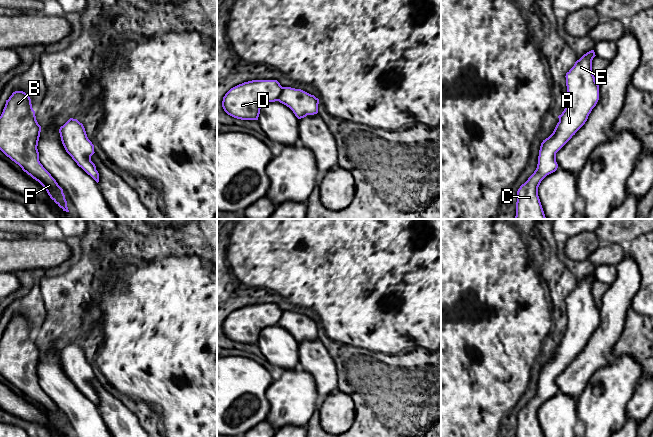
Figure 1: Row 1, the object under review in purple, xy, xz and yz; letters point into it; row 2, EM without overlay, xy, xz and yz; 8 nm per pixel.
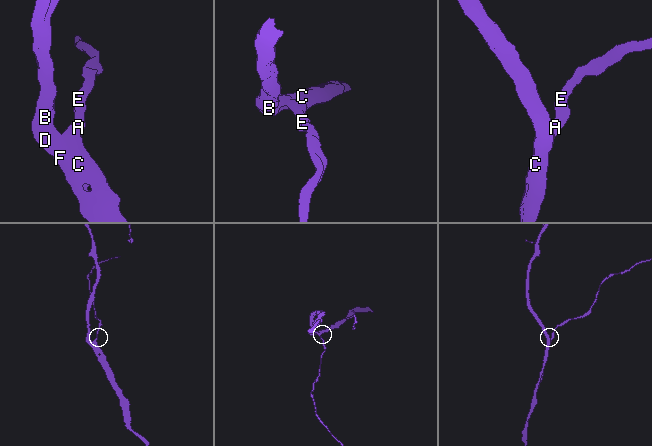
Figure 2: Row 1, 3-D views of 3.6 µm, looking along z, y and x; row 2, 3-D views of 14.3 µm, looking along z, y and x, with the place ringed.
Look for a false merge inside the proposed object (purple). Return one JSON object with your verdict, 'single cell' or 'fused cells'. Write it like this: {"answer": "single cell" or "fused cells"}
{"answer": "single cell"}

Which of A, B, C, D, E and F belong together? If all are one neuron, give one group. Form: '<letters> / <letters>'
A B C D E F

